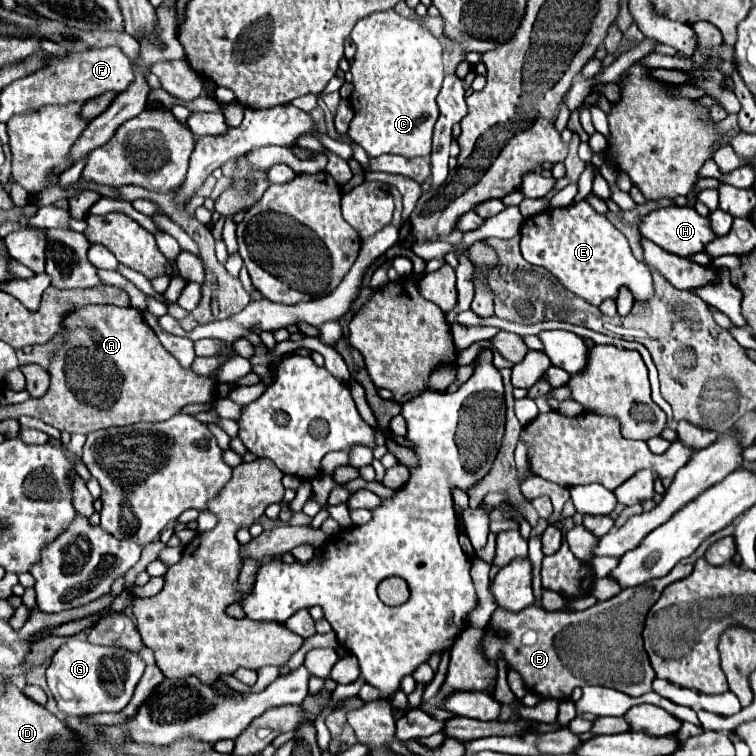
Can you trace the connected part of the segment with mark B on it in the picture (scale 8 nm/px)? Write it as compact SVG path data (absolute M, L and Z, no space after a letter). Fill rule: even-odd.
M677 563L665 577L623 589L619 595L575 613L551 613L537 605L529 605L517 613L495 609L489 629L485 631L485 653L491 661L505 657L509 667L521 673L529 691L545 699L565 701L571 697L575 687L585 685L603 685L631 697L639 697L651 691L651 683L655 679L655 671L641 643L645 617L661 597L661 591L691 571L691 563ZM495 629L505 631L507 637L497 637ZM571 671L575 671L575 675Z

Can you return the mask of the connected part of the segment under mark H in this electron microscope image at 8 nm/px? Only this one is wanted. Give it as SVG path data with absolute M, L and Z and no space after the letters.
M667 207L667 209L653 211L641 221L639 231L643 237L657 243L661 249L679 257L691 257L695 253L701 253L705 245L717 237L711 229L709 217L701 217L693 207Z

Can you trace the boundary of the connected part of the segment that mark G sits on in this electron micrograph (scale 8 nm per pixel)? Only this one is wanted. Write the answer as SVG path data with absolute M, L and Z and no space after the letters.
M69 639L51 659L47 667L47 685L53 693L57 707L65 715L95 715L121 711L133 697L133 691L145 671L141 655L119 651L117 647L97 647L87 641Z

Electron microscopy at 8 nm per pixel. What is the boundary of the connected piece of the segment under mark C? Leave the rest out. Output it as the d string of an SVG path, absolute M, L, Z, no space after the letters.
M419 3L415 9L413 19L399 15L395 9L371 13L365 19L357 21L351 39L357 45L355 61L351 65L353 73L353 93L349 97L351 107L355 111L355 117L349 125L349 137L353 141L359 141L359 145L365 149L369 157L378 157L382 154L403 155L403 157L427 157L431 153L431 135L433 125L439 115L437 107L437 95L441 91L443 83L443 47L439 39L431 35L431 31L425 27L423 17L427 15L427 9Z

